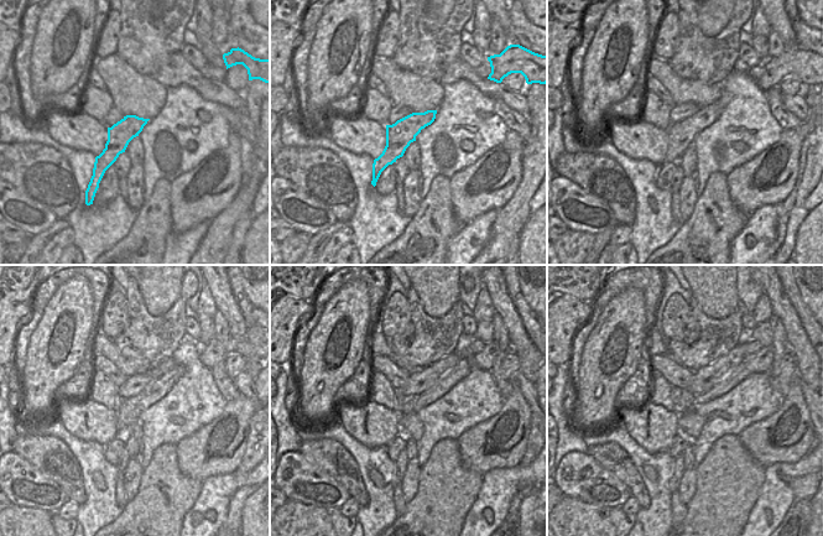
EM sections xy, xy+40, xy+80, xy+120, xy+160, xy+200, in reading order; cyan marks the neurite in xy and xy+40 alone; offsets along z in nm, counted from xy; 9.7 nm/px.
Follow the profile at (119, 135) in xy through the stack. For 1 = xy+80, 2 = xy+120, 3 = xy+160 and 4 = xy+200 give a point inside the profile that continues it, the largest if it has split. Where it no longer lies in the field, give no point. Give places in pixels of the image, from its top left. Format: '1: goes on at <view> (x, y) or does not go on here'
1: goes on at xy+80 (681, 134)
2: goes on at xy+120 (129, 409)
3: goes on at xy+160 (484, 360)
4: goes on at xy+200 (761, 362)

